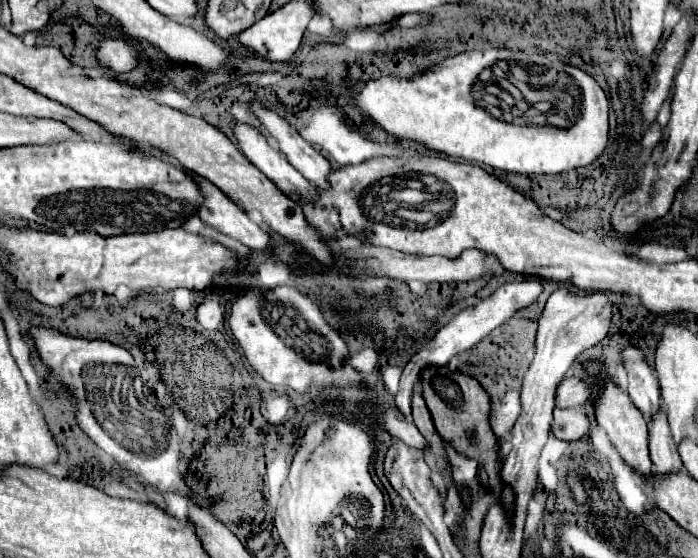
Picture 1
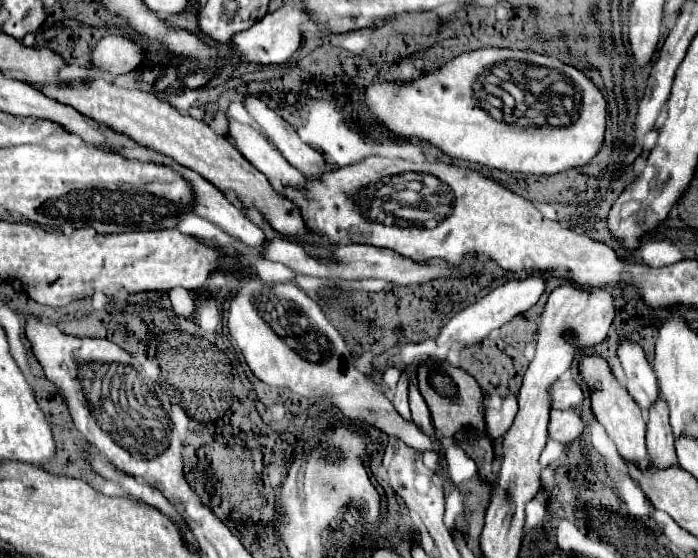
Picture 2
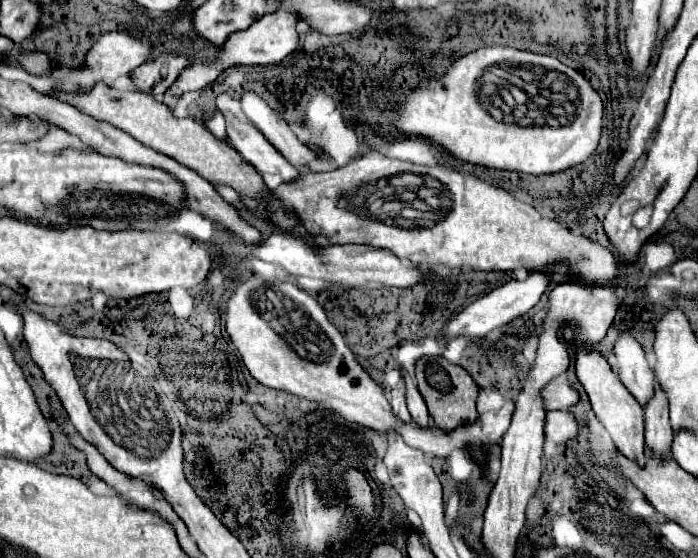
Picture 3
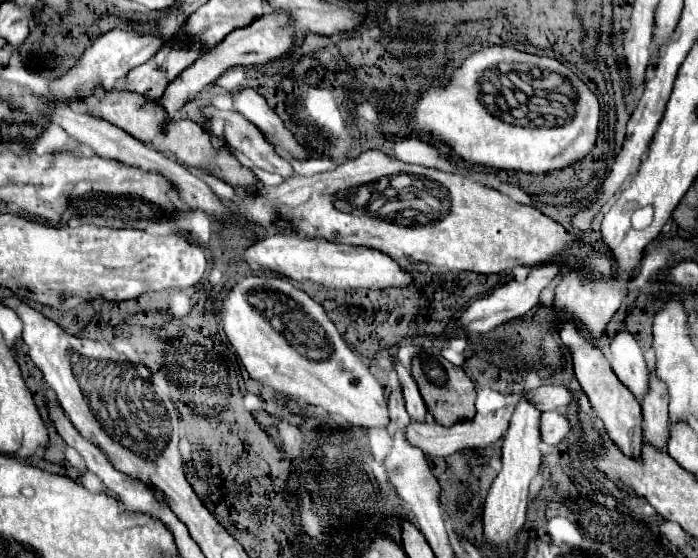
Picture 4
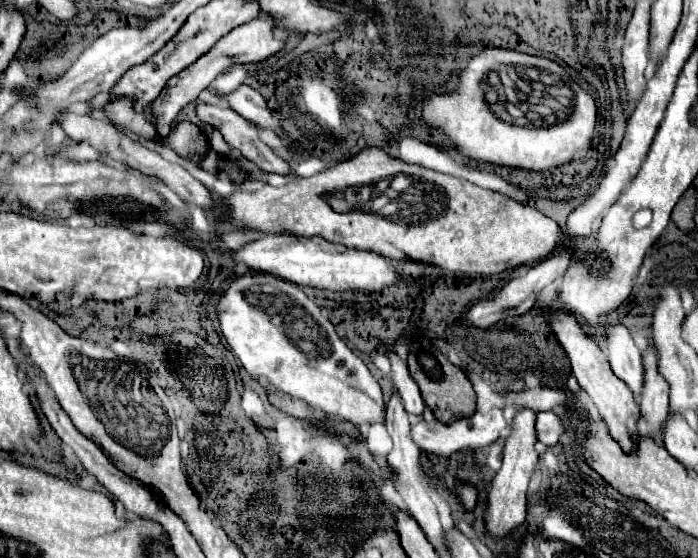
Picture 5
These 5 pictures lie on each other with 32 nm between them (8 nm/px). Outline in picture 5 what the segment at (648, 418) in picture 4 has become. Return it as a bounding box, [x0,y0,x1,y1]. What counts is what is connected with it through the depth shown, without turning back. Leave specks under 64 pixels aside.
[640,342,670,442]

